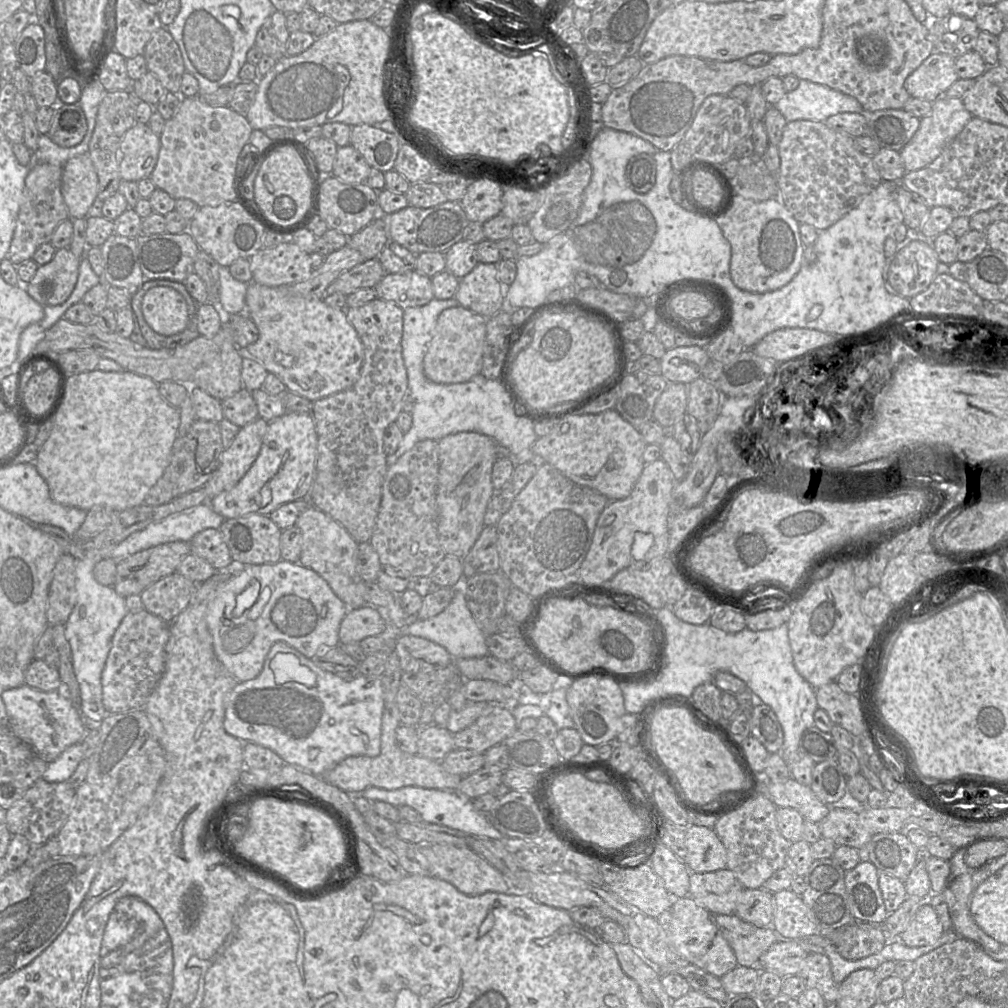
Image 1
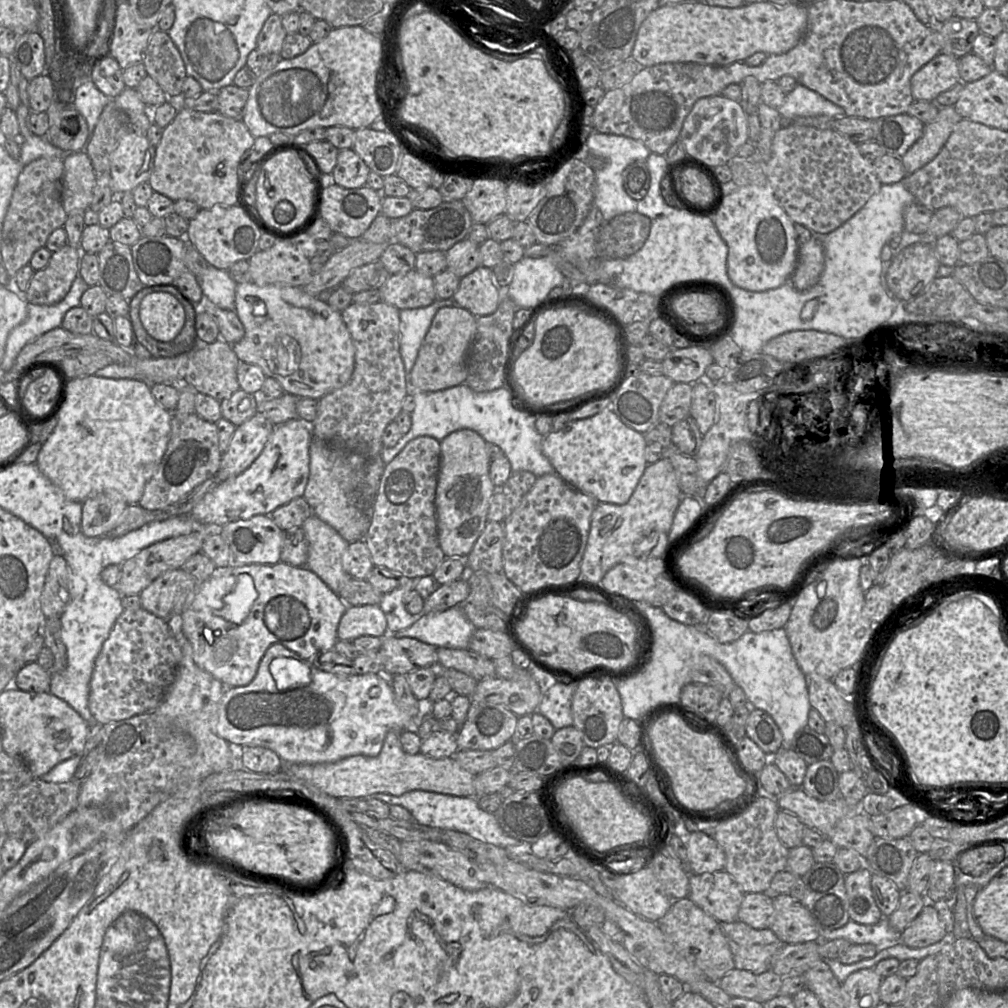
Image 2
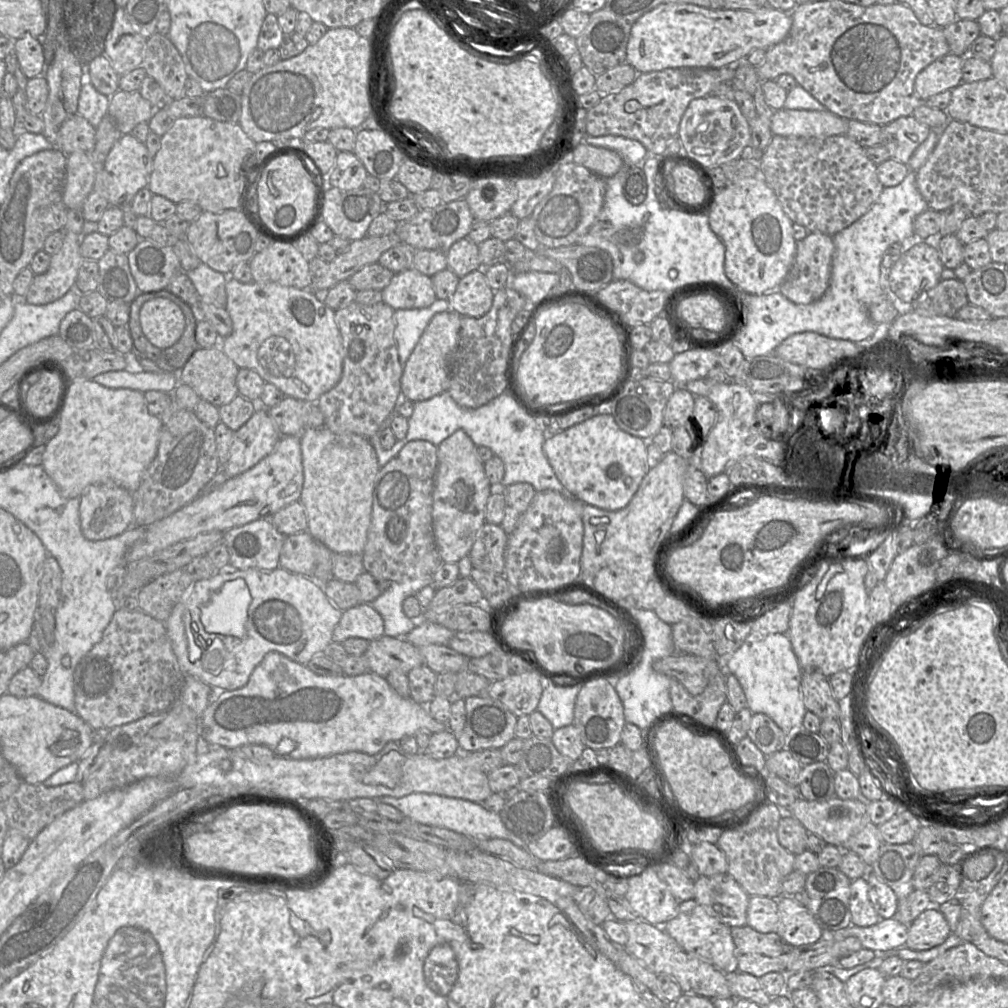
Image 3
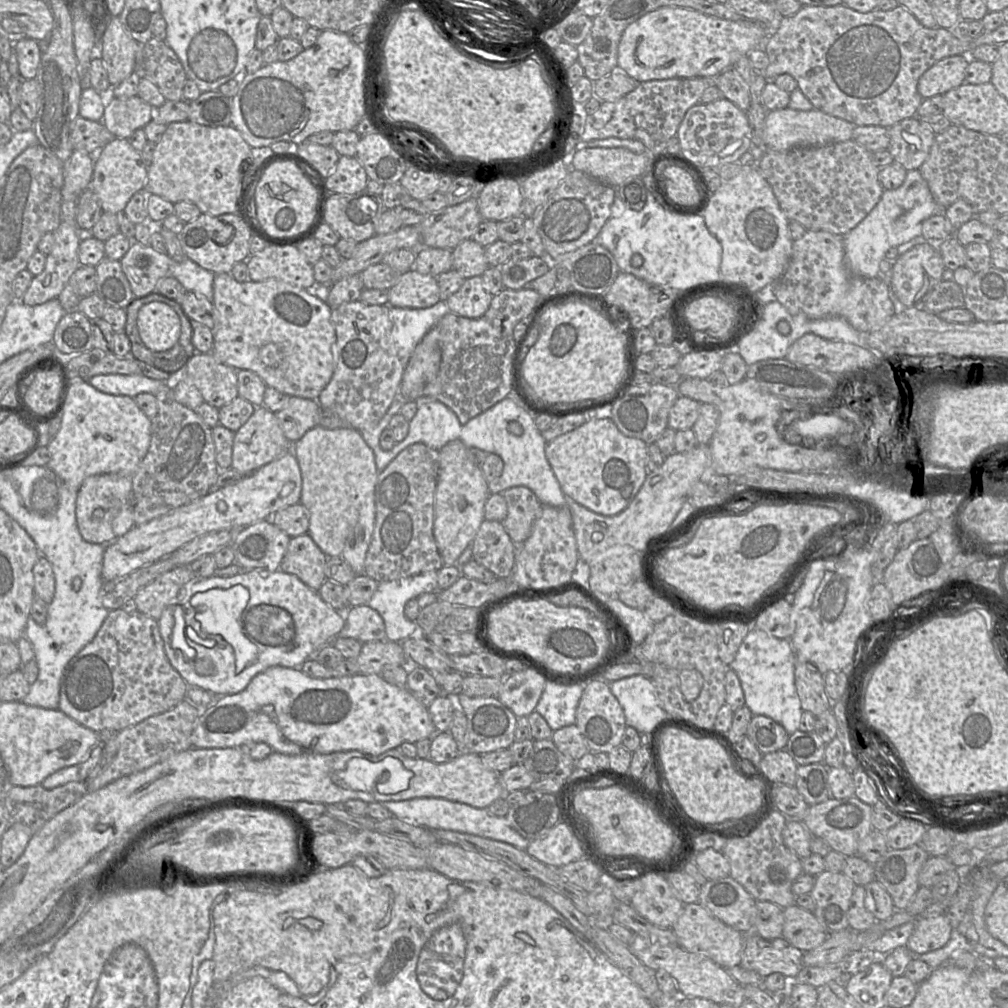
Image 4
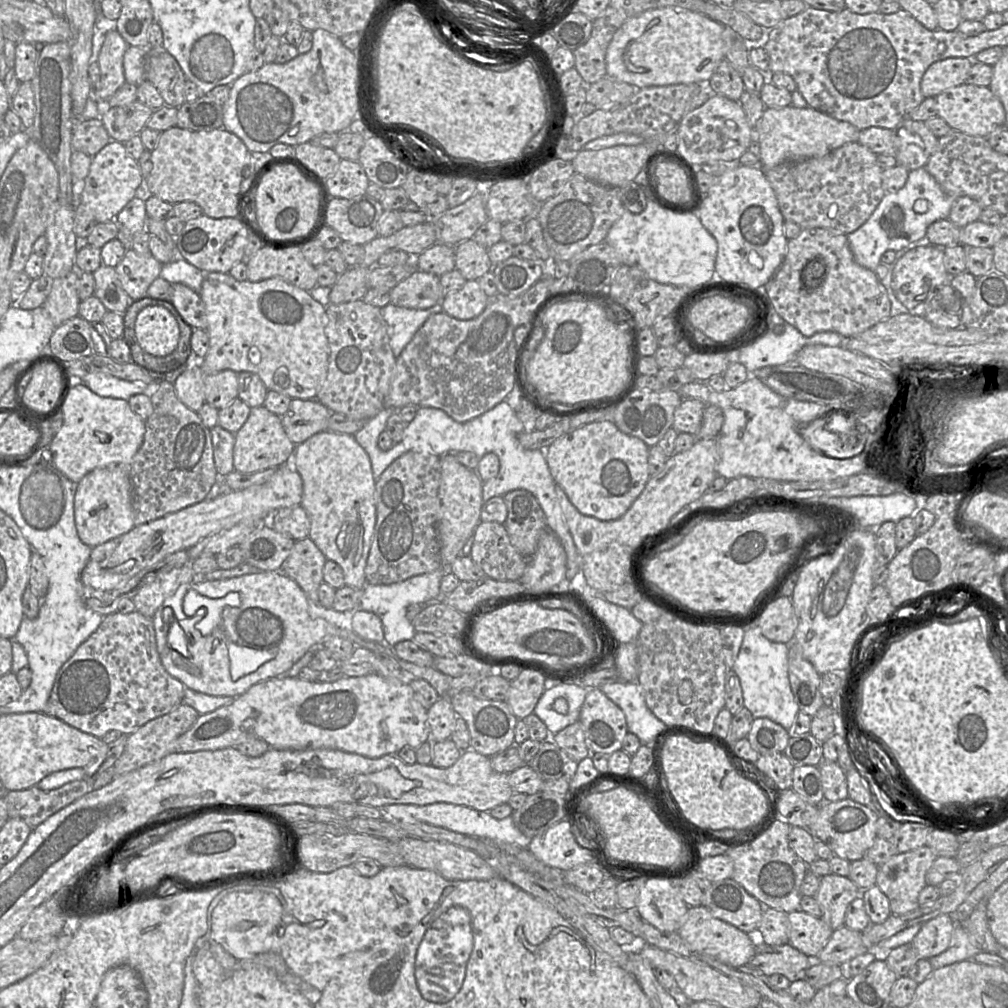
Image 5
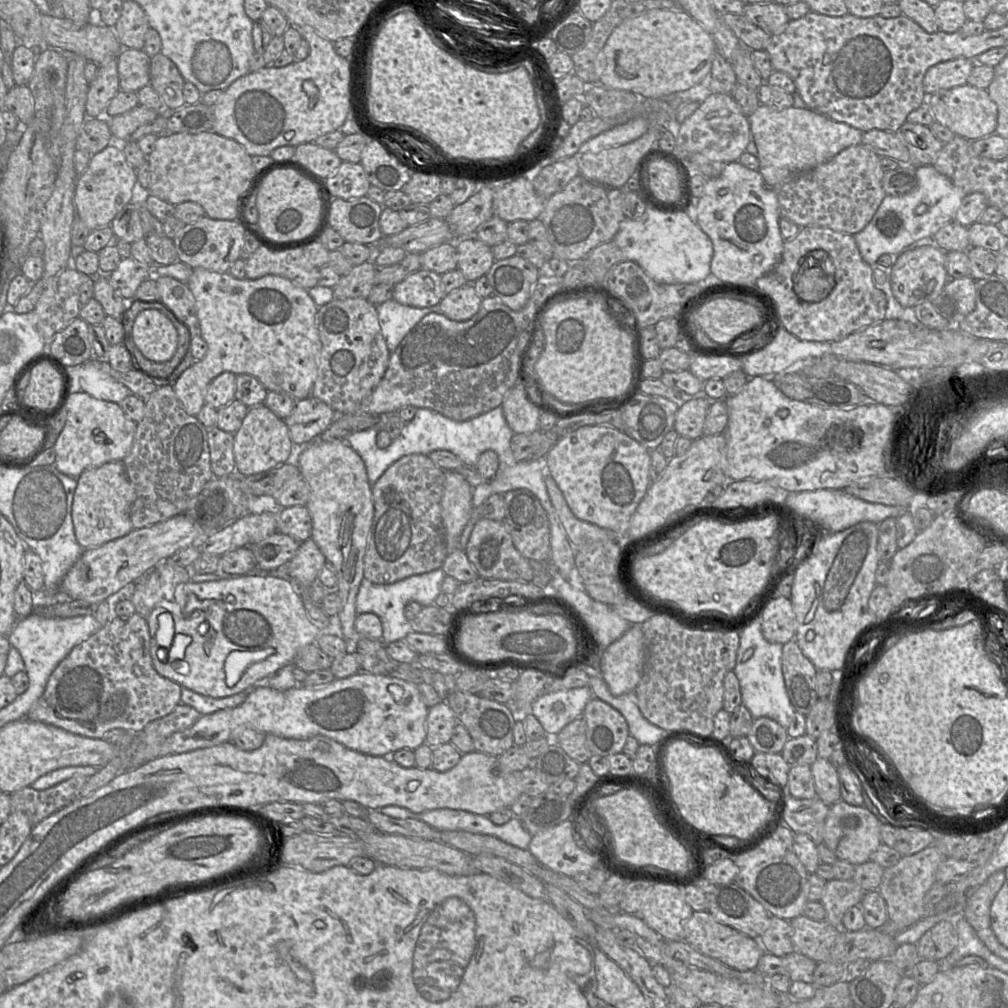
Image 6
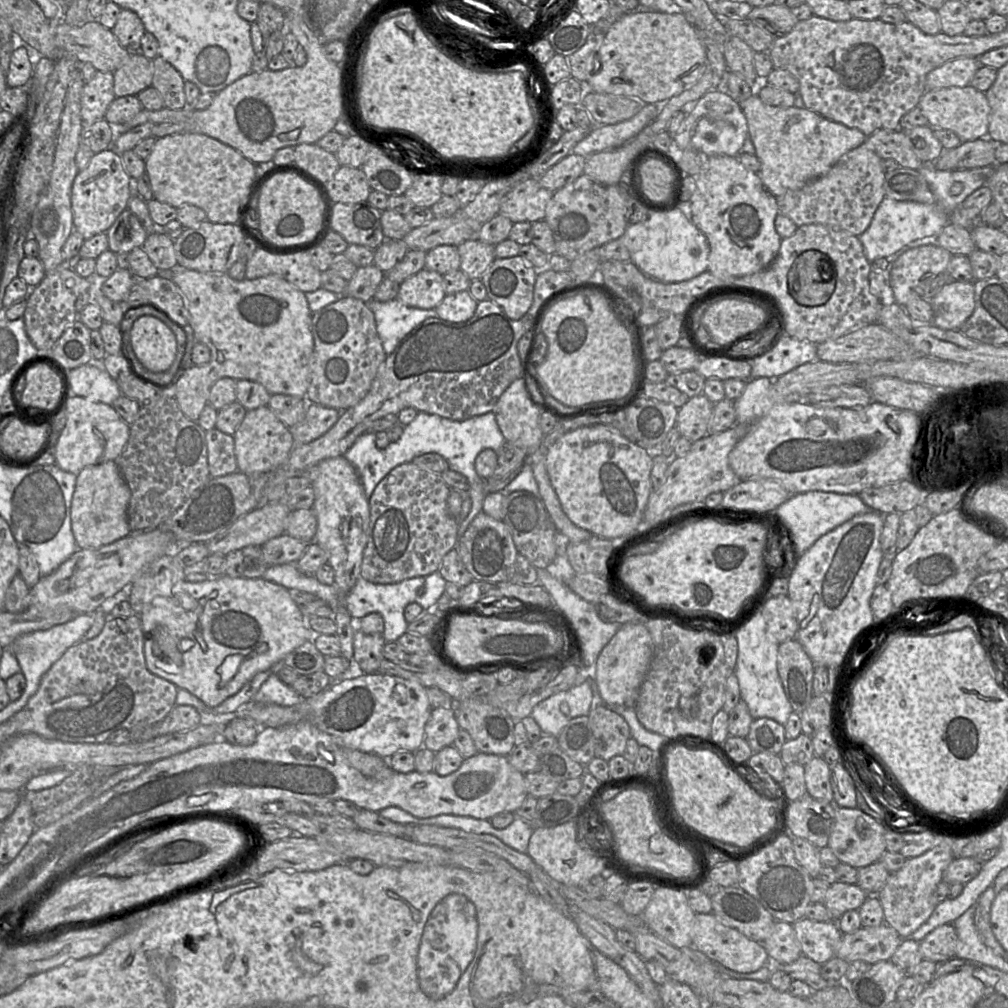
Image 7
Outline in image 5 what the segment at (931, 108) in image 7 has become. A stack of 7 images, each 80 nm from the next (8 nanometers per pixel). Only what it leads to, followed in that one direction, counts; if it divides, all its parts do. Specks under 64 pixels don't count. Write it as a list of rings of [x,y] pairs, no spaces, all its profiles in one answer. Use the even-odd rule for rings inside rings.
[[[964,83],[943,91],[936,96],[936,101],[937,116],[944,119],[953,130],[971,136],[987,137],[1001,128],[1006,128],[1004,106],[989,87]]]

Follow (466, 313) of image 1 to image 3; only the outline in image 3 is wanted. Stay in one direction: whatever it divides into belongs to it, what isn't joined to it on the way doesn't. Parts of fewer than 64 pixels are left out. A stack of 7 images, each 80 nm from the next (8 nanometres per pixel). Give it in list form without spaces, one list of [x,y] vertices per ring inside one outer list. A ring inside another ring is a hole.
[[[448,310],[437,313],[429,322],[403,366],[401,392],[407,400],[421,402],[447,391],[449,360],[458,343],[461,317],[457,312]]]

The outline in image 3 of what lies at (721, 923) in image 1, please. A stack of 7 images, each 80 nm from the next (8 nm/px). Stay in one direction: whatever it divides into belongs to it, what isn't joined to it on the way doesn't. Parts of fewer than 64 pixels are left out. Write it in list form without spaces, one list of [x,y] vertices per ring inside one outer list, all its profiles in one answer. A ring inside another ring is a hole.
[[[748,925],[732,927],[738,971],[757,978],[770,972],[786,974],[790,946],[776,933],[760,933]]]

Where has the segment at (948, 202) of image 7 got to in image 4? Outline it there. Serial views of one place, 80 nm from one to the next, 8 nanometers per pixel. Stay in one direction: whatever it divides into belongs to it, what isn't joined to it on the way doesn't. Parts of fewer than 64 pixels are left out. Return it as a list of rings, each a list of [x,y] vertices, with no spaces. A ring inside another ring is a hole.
[[[919,169],[909,170],[901,186],[885,190],[870,213],[852,230],[843,235],[847,264],[850,270],[863,277],[878,277],[879,265],[885,253],[922,234],[922,223],[943,209],[934,200]]]

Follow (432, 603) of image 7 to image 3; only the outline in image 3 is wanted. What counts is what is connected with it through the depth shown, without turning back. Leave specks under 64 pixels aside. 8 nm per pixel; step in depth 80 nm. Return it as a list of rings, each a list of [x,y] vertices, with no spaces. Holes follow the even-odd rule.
[[[433,575],[393,582],[372,603],[372,607],[382,616],[384,635],[405,636],[417,625],[418,621],[407,617],[403,611],[403,601],[415,595],[422,588],[433,585]]]

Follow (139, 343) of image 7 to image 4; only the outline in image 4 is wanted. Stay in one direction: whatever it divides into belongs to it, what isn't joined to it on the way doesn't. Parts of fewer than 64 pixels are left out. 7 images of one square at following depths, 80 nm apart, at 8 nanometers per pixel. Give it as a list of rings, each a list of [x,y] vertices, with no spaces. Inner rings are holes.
[[[162,302],[144,305],[138,313],[137,324],[142,341],[153,352],[169,351],[180,338],[180,318]]]

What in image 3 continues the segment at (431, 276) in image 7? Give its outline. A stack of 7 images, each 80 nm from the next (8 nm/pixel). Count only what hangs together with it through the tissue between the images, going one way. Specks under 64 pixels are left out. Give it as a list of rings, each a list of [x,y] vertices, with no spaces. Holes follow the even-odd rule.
[[[413,267],[394,274],[382,290],[382,301],[395,311],[427,308],[437,299],[432,278]]]

